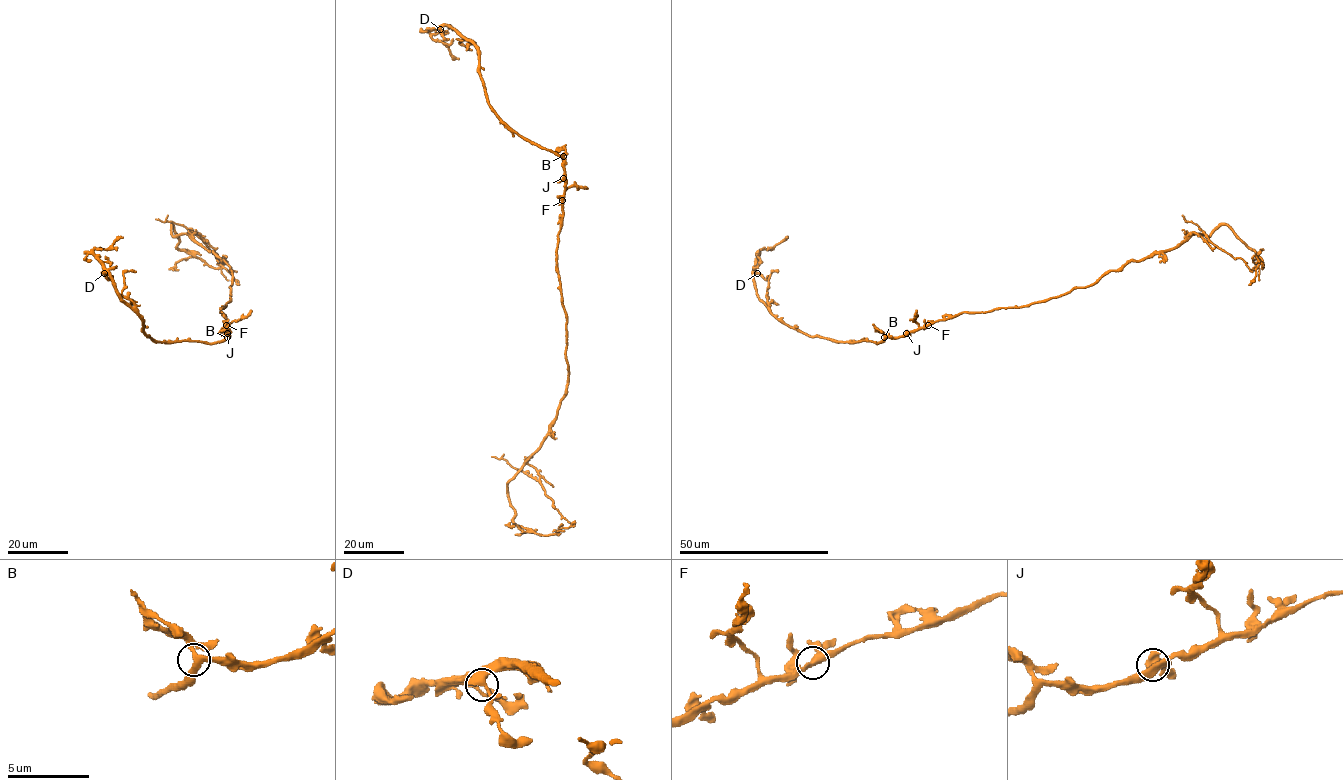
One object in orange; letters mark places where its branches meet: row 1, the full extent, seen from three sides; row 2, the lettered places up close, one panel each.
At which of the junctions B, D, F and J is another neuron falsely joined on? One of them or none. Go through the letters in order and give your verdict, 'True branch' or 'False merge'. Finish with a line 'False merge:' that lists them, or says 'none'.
B: True branch
D: True branch
F: True branch
J: True branch
False merge: none

